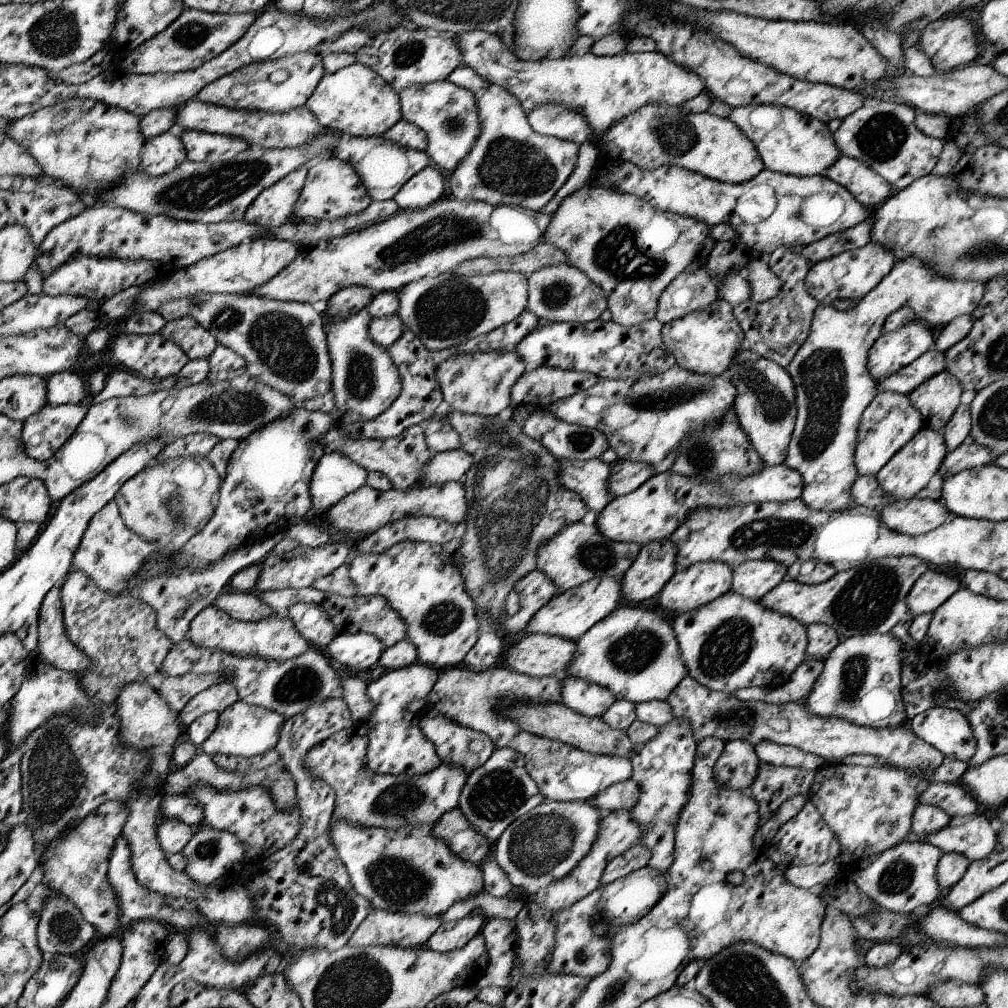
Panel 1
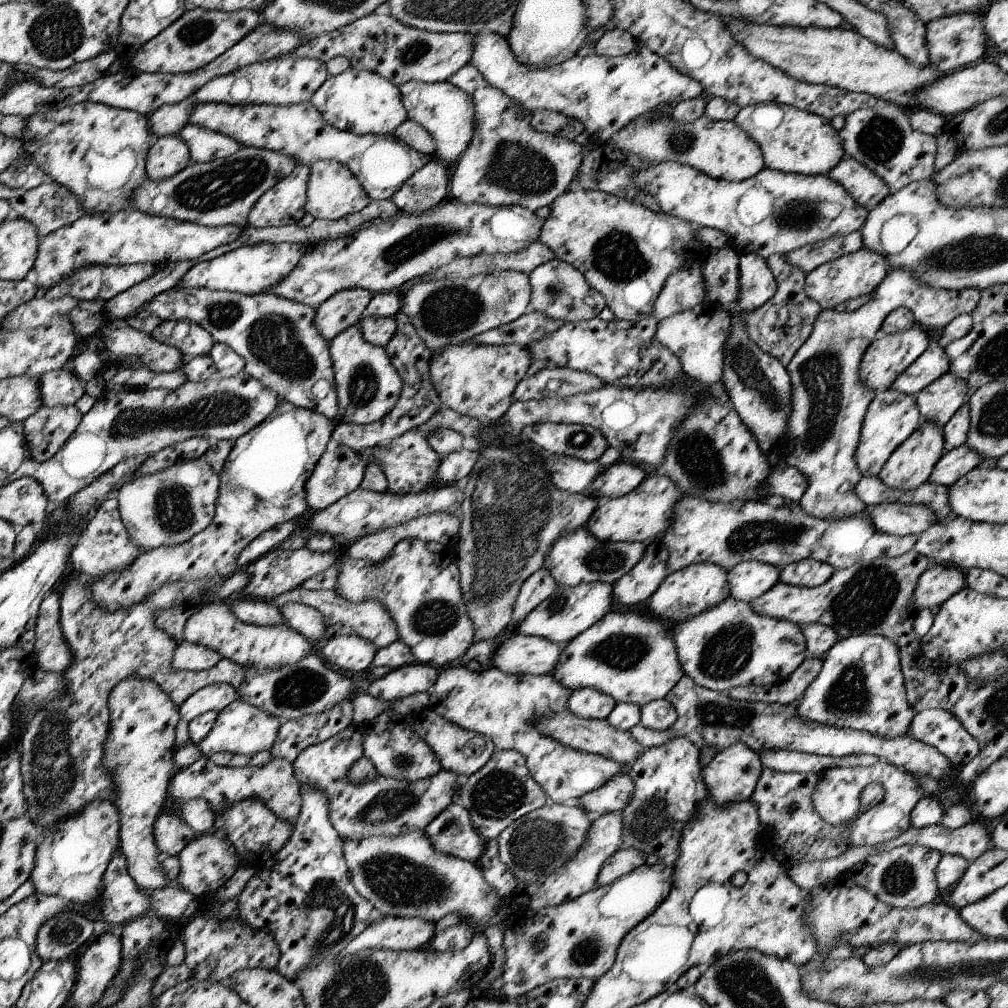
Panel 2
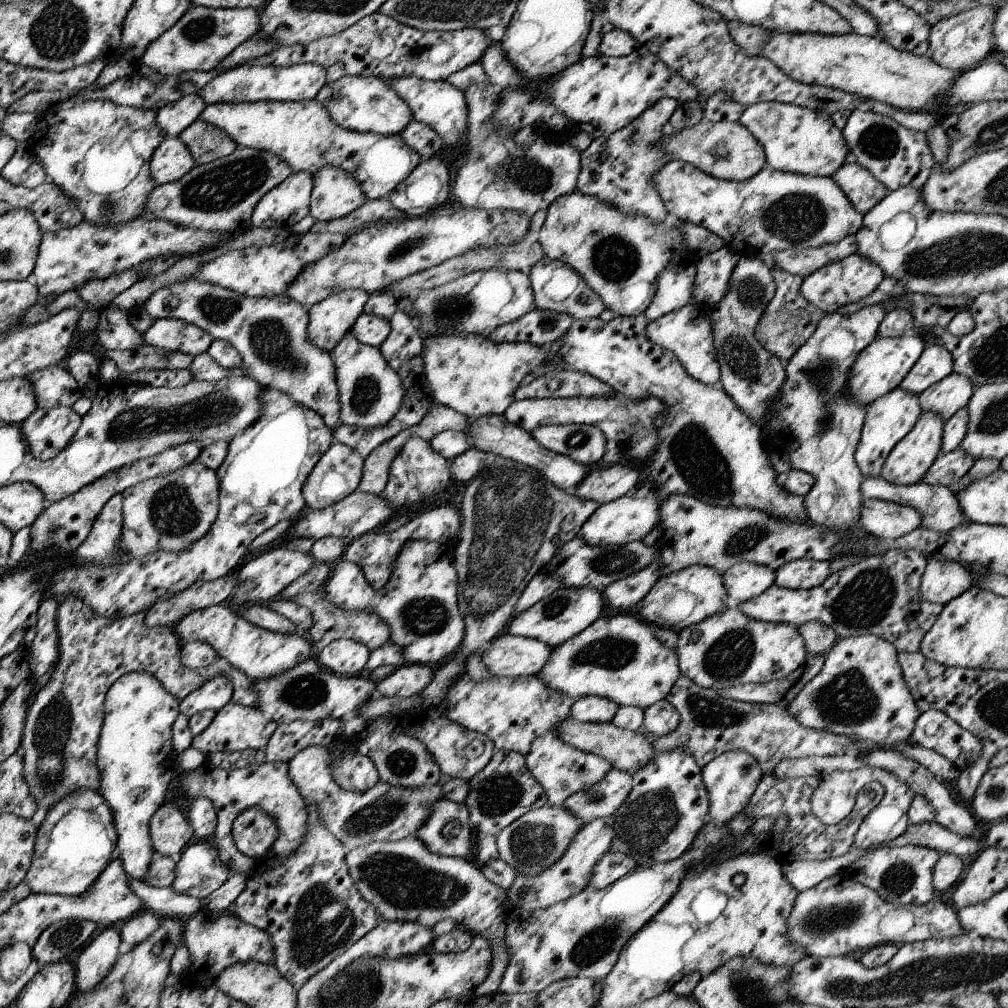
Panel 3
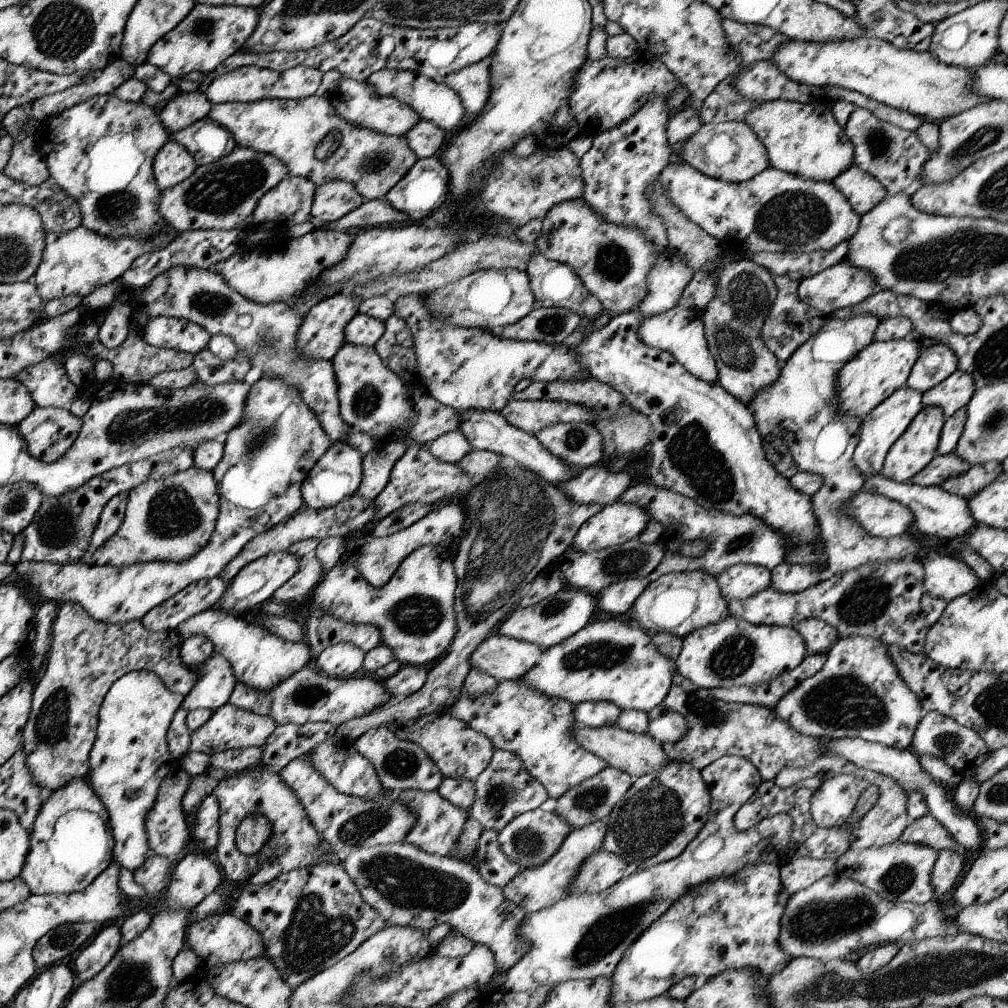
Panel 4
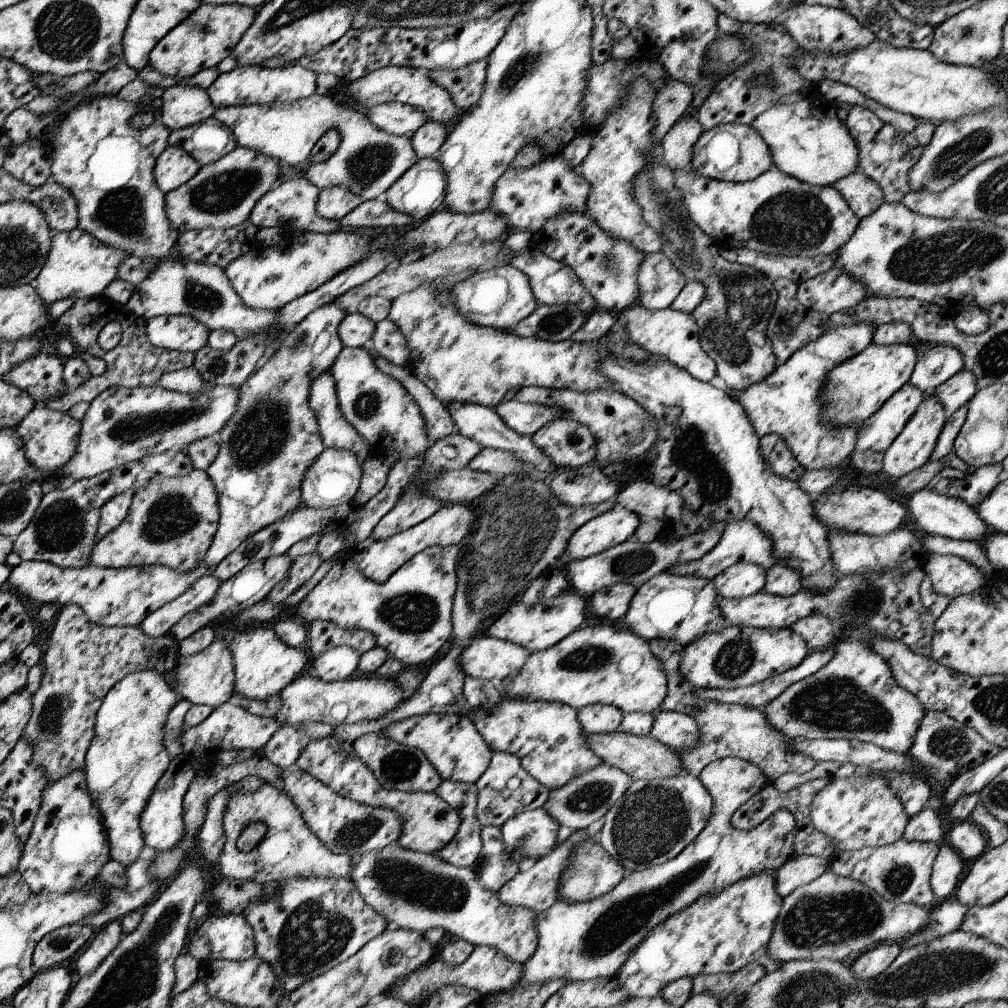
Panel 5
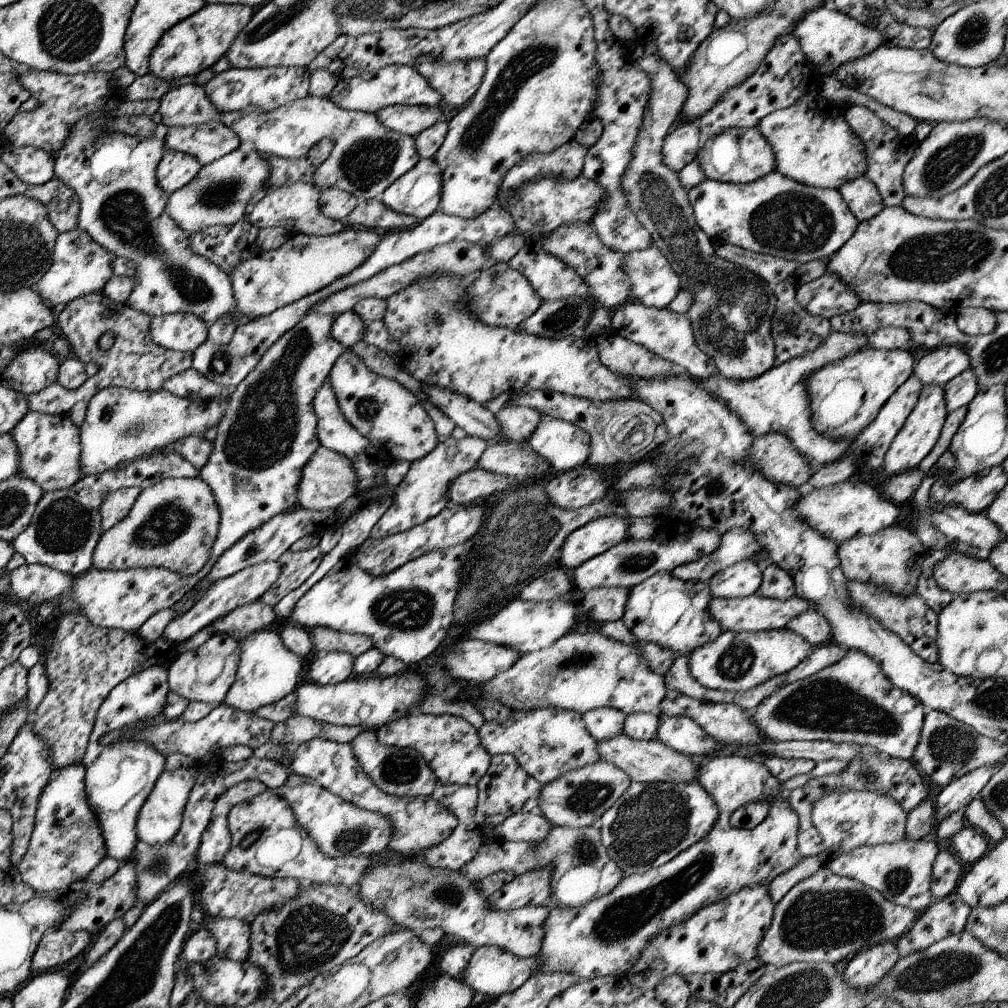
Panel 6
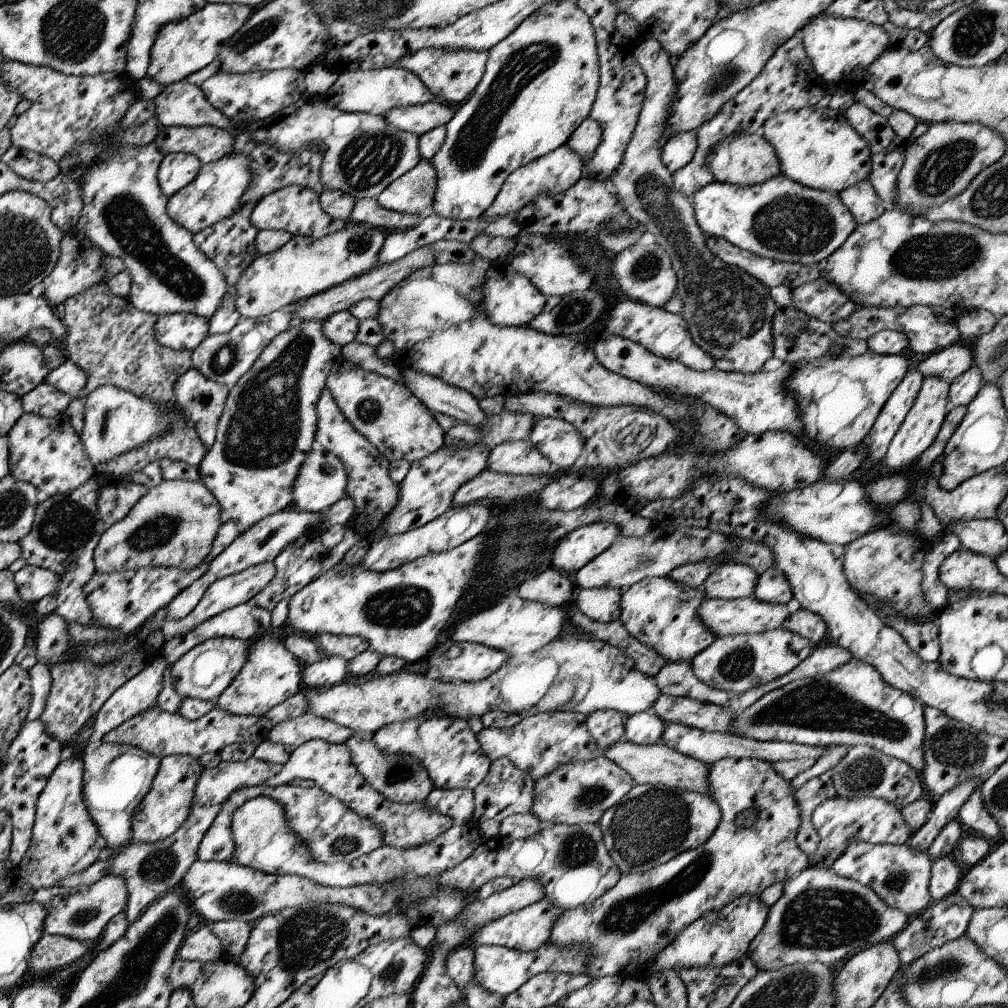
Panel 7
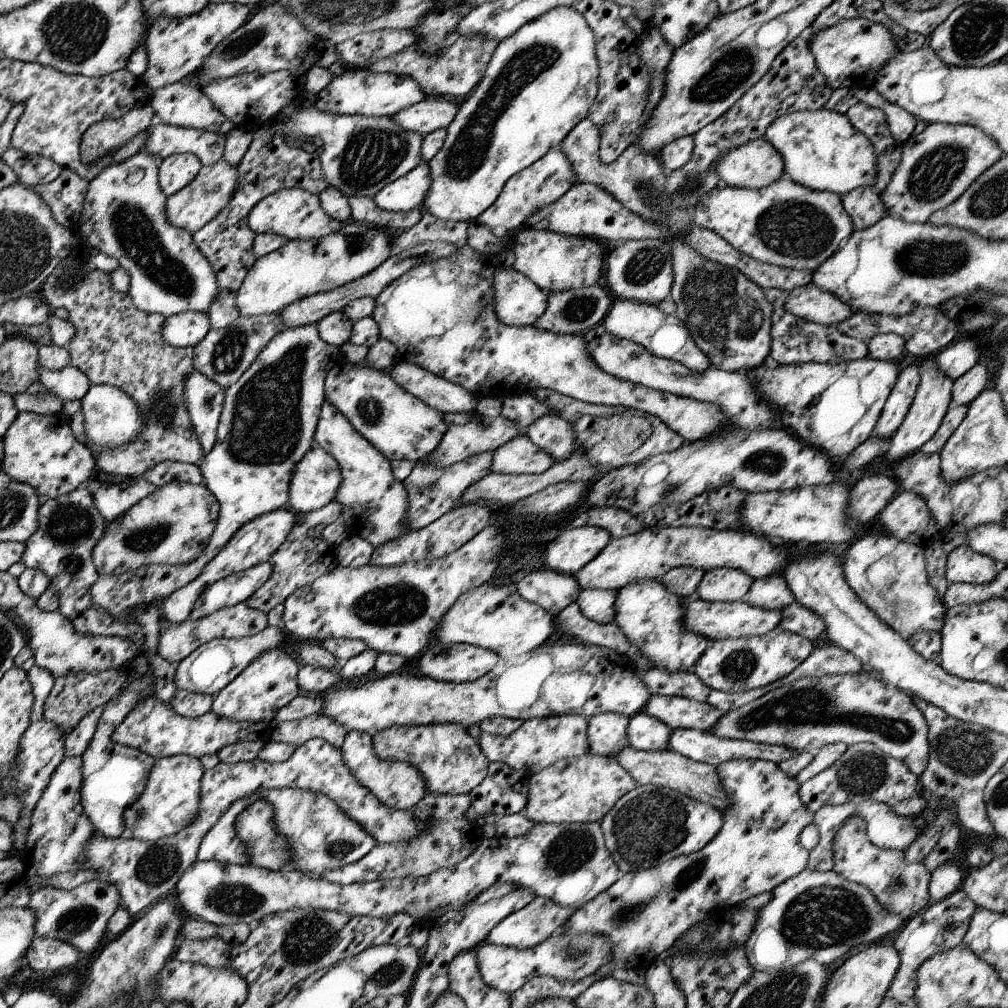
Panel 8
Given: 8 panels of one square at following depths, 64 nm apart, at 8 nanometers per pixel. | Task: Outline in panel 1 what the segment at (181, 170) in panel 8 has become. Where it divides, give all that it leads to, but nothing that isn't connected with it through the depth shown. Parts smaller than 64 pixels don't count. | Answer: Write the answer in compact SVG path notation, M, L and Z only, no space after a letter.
M168 132L147 140L141 150L140 170L150 176L168 175L188 160L188 150L180 135Z

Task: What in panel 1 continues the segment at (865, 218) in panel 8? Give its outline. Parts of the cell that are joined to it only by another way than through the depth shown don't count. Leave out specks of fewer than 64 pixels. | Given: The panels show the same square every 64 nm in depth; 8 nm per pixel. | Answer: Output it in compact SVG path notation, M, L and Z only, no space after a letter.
M840 156L825 172L830 180L841 184L871 212L890 196L891 186L862 161Z

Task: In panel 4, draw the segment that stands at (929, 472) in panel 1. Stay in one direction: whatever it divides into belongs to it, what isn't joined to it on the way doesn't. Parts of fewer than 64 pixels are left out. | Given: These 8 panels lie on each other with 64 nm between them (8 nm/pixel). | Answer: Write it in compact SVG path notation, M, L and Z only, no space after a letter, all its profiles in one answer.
M934 405L923 406L922 410L912 419L904 434L901 434L900 438L890 447L883 462L881 475L899 483L908 483L914 475L920 474L922 468L930 464L936 456L935 452L939 445L945 419L942 408Z

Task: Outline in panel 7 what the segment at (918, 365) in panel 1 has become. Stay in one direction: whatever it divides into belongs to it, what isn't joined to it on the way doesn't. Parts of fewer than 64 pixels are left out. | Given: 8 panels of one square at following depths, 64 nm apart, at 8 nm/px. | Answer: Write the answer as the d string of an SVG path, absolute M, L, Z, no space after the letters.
M958 342L933 352L917 369L924 377L934 375L951 383L957 376L966 372L975 362L968 342Z

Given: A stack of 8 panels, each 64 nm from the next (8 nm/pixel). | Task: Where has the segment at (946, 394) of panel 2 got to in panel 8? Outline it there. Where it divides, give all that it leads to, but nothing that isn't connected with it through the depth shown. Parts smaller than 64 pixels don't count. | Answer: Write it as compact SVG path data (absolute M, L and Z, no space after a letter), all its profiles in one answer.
M976 364L963 376L960 376L952 386L949 408L968 407L988 384L988 370L984 364Z

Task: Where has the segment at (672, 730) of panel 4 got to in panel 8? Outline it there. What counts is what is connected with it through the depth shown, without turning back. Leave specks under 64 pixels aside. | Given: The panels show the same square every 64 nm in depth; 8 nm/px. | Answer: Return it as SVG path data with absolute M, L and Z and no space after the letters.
M681 727L672 730L672 736L668 740L668 749L674 750L674 752L678 752L678 754L682 754L682 756L686 756L695 762L710 764L714 767L722 764L722 762L735 759L764 760L778 765L782 761L792 758L792 756L798 756L796 750L790 750L786 746L756 743L748 740L731 740L730 738L716 736L712 732L684 729Z

